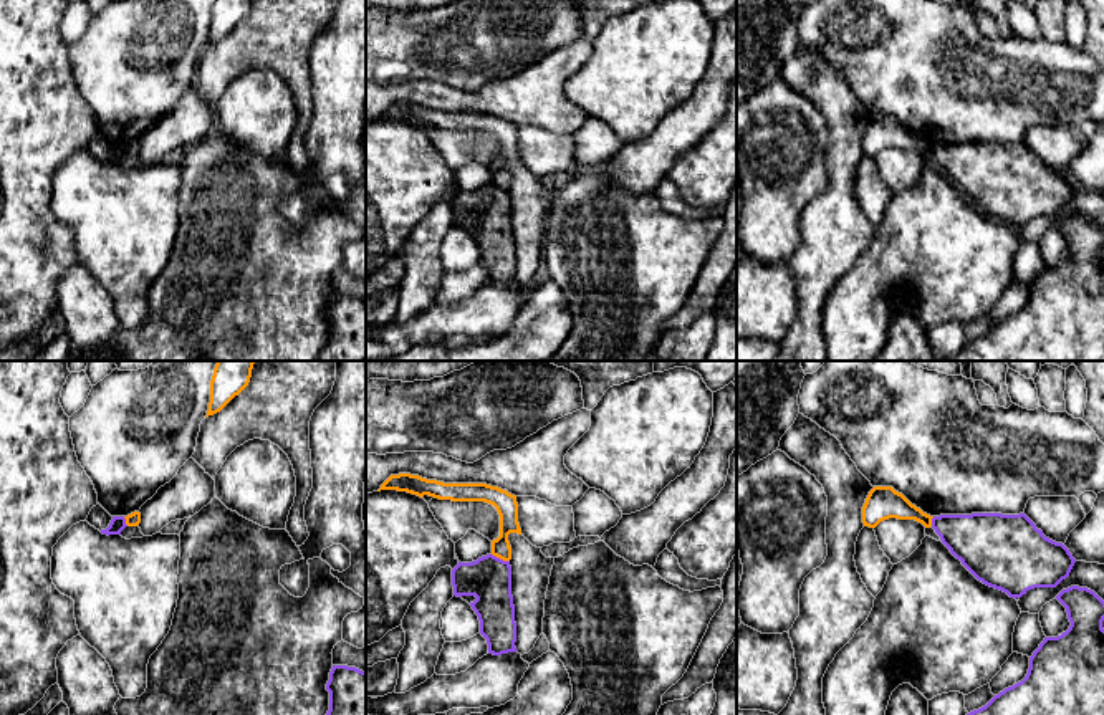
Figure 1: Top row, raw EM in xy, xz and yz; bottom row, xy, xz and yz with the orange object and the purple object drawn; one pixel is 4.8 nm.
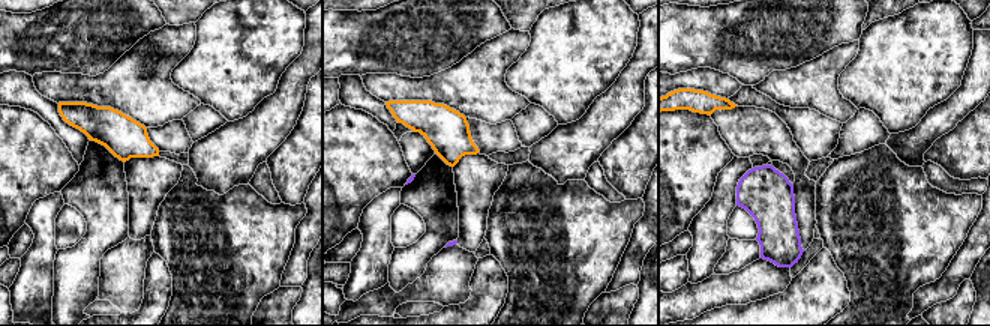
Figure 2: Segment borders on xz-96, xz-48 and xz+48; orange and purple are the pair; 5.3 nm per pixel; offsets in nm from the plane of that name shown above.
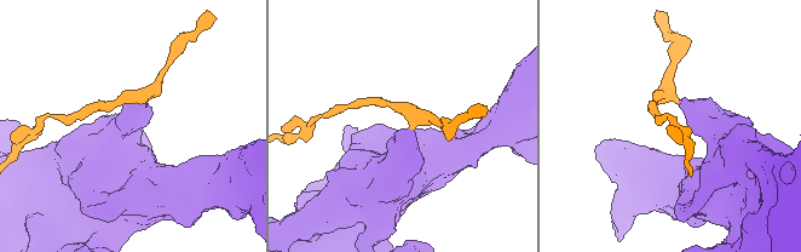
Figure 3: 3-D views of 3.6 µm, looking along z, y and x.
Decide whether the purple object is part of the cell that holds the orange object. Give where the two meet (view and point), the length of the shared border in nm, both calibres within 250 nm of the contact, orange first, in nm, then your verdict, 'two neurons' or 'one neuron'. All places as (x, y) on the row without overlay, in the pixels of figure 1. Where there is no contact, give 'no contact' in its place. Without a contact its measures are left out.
contact xz (500, 187); length 100 nm; calibres 100 and 220 nm; two neurons

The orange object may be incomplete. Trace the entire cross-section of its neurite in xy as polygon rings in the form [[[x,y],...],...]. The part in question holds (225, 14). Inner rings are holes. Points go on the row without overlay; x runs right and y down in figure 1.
[[[214,0],[207,45],[220,41],[250,12],[252,0]]]

